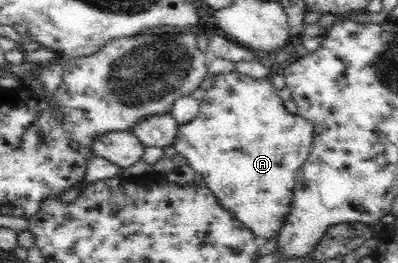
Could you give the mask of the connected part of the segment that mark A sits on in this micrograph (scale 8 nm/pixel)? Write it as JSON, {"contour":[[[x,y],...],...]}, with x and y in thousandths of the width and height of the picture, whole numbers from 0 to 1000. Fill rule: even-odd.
{"contour":[[[590,278],[550,281],[540,304],[535,327],[518,346],[515,365],[503,384],[503,418],[490,452],[482,452],[470,475],[450,479],[450,498],[440,529],[437,563],[455,597],[465,597],[470,627],[480,631],[480,646],[490,662],[505,665],[513,700],[520,719],[540,745],[545,772],[588,825],[590,840],[611,852],[646,909],[648,920],[663,924],[676,909],[691,909],[711,856],[721,848],[721,825],[731,810],[731,764],[736,757],[736,719],[741,719],[741,688],[754,658],[756,631],[776,589],[781,589],[781,567],[786,567],[789,490],[786,471],[756,441],[756,433],[736,433],[726,426],[711,399],[711,380],[696,365],[696,335],[686,327],[681,304],[673,293],[656,300],[638,300],[626,289]]]}

